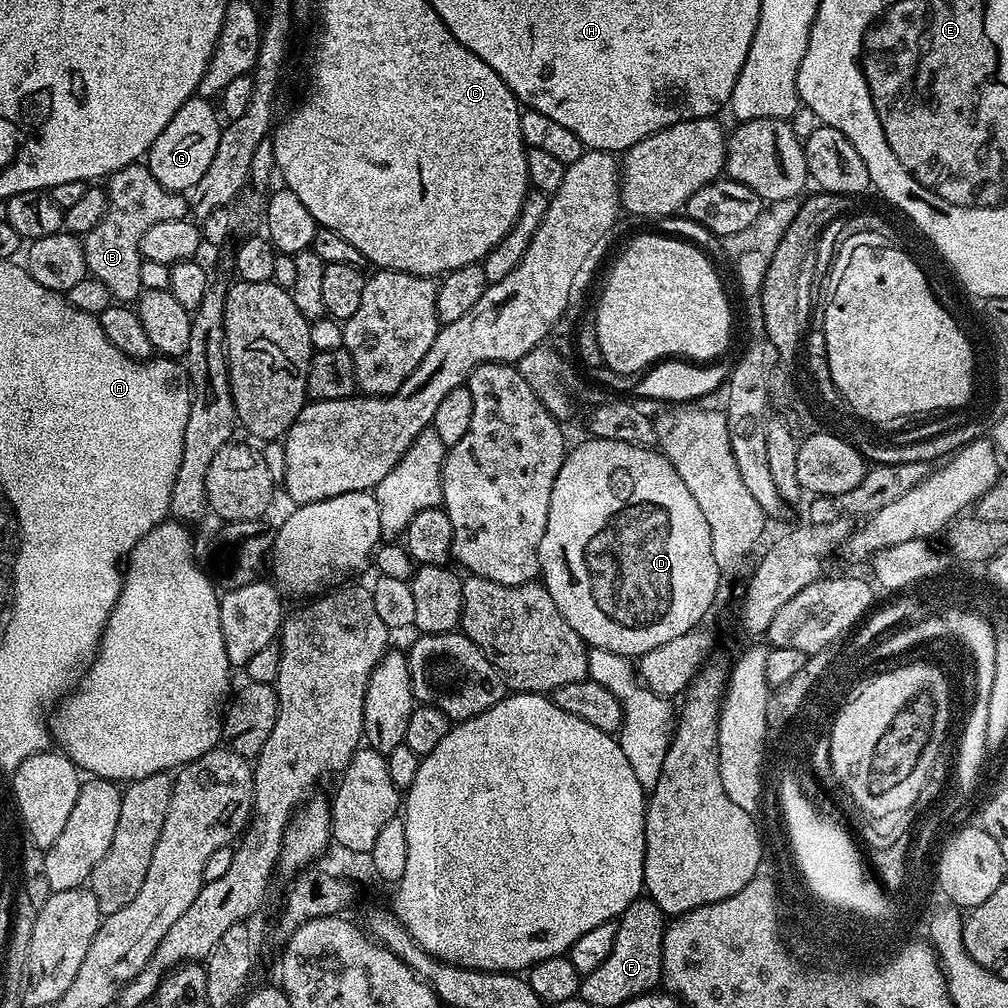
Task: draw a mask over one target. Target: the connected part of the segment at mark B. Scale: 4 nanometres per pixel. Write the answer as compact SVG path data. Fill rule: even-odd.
M137 162L107 177L108 213L94 230L83 233L88 275L110 290L113 301L135 302L140 299L140 239L154 222L183 220L189 215L190 204L183 195L168 192L150 174L147 163Z

